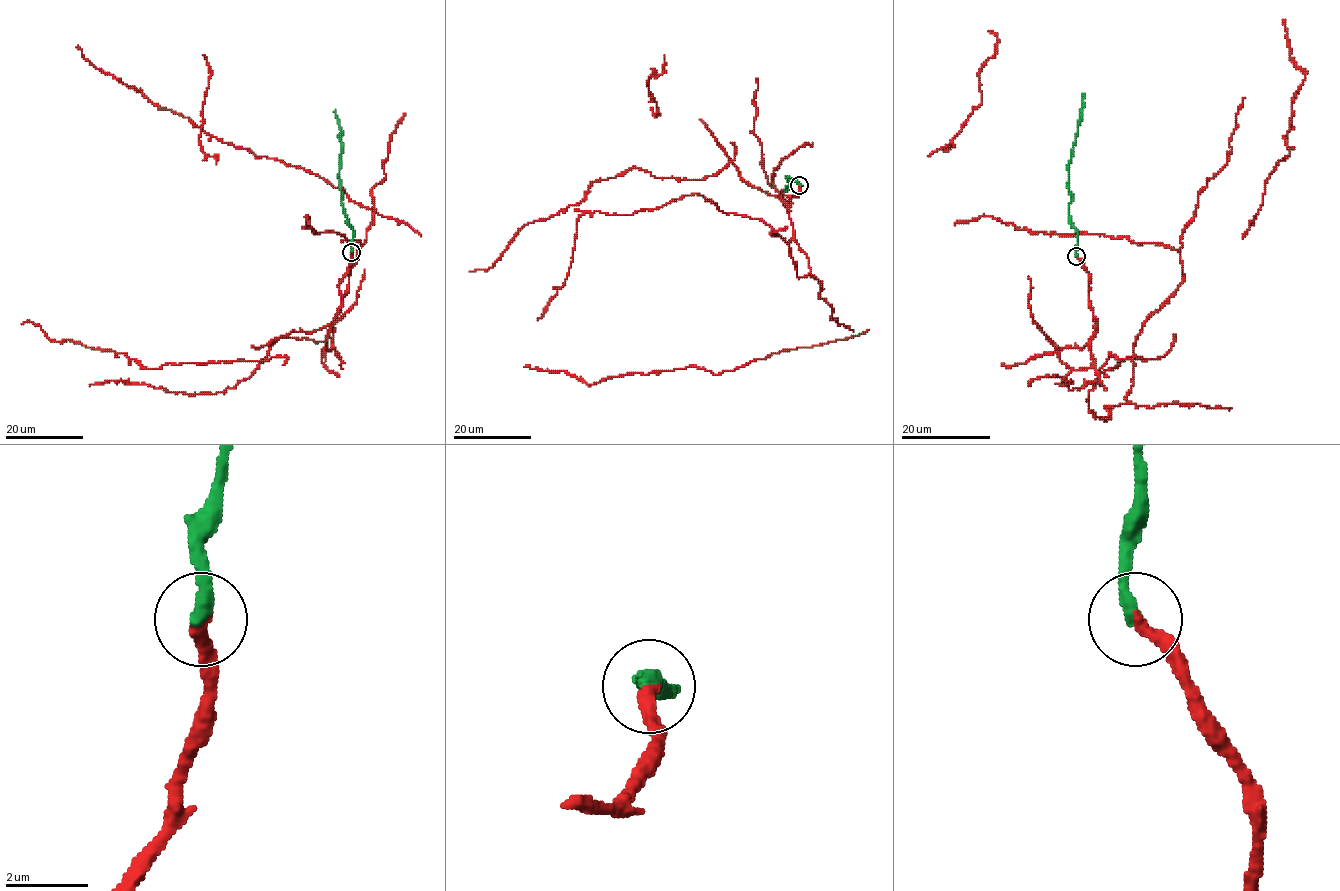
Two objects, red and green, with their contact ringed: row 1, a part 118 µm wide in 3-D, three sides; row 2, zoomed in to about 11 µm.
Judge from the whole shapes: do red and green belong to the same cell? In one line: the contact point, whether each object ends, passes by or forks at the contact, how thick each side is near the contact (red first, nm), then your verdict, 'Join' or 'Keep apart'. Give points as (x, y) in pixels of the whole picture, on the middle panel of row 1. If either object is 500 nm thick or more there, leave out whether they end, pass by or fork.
Place: (799, 185). At the ring red ends. At the ring green ends. Thickness 320 nm (red) against 360 nm. Join

